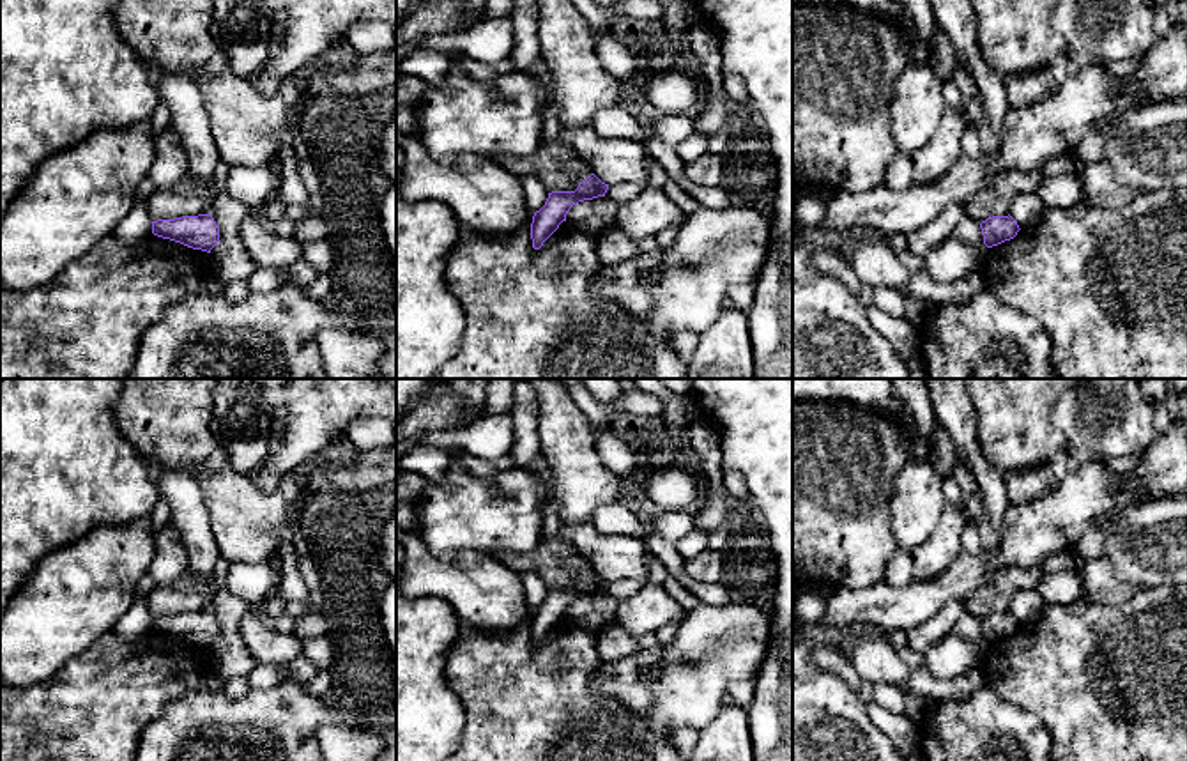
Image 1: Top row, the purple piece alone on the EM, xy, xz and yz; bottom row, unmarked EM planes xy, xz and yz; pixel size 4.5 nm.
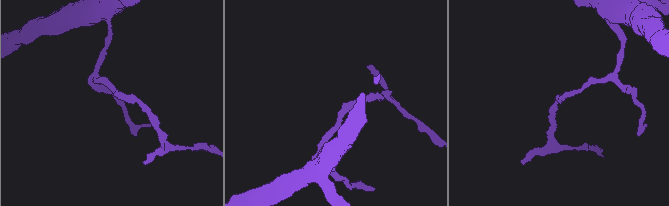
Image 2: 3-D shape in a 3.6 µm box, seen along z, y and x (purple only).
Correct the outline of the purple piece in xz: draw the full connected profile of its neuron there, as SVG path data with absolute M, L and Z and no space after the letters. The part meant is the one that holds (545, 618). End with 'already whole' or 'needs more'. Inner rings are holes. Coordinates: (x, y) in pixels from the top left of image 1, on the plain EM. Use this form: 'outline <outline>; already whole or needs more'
outline M594 570L578 579L575 588L552 588L545 602L534 609L531 619L532 644L540 646L543 639L566 618L568 607L584 596L605 593L609 580L601 579Z; already whole

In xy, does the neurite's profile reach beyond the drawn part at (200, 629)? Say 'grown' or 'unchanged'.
unchanged

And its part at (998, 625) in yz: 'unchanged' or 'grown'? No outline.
unchanged

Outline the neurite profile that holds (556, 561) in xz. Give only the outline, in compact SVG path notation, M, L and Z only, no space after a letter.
M547 540L531 552L488 552L518 573L538 573L552 588L575 588L591 572L589 561L561 540Z

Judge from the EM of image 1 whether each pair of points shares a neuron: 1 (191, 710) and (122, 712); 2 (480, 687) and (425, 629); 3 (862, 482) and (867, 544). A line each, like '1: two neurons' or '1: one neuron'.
1: two neurons
2: two neurons
3: one neuron

